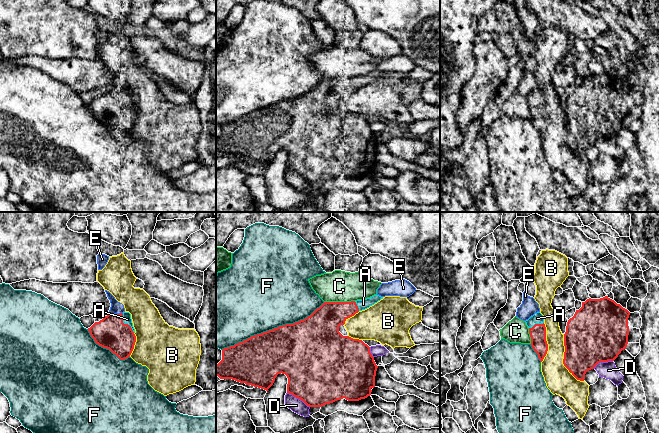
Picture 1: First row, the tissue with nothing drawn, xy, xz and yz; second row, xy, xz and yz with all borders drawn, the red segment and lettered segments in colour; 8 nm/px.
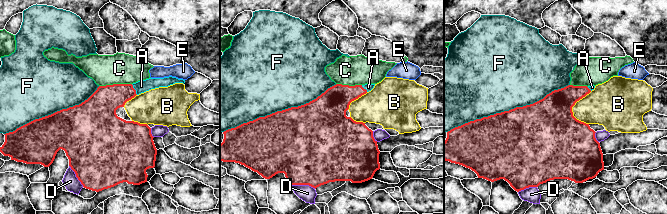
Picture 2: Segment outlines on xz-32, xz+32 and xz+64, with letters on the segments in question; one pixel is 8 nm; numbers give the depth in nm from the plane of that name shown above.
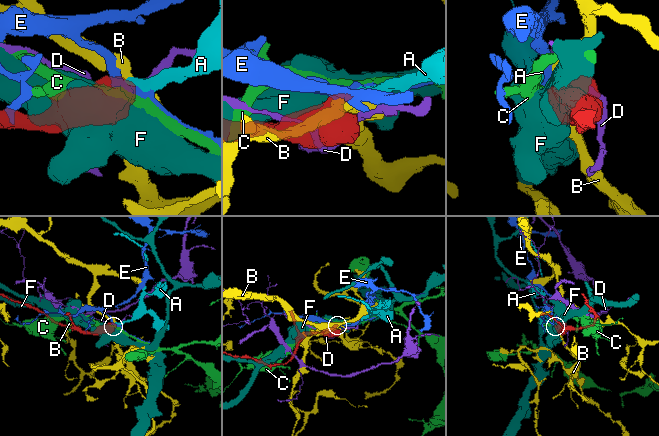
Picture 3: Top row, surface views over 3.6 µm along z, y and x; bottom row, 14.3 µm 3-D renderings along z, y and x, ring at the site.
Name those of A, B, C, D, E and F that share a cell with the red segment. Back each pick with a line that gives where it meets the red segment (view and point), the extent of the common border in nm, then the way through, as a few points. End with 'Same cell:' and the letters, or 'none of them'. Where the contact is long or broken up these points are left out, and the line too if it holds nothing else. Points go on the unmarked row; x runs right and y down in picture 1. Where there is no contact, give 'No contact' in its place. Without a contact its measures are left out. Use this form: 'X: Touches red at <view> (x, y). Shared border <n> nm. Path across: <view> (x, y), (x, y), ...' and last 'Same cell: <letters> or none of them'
A: Touches red at xy (125, 100). Shared border 190 nm
Same cell: A

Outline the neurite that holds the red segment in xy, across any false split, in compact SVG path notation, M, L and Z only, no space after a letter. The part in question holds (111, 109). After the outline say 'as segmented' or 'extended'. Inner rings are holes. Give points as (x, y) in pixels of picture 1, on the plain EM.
M108 90L95 98L88 107L95 119L109 125L120 136L130 133L136 118L131 90Z | extended

